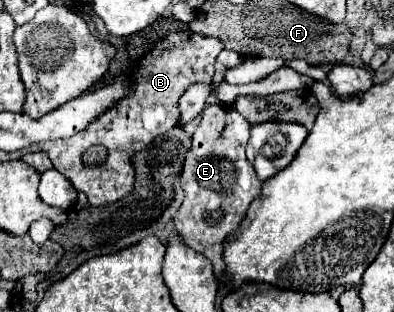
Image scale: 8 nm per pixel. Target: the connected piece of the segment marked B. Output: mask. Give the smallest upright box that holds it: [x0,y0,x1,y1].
[39,31,223,207]

